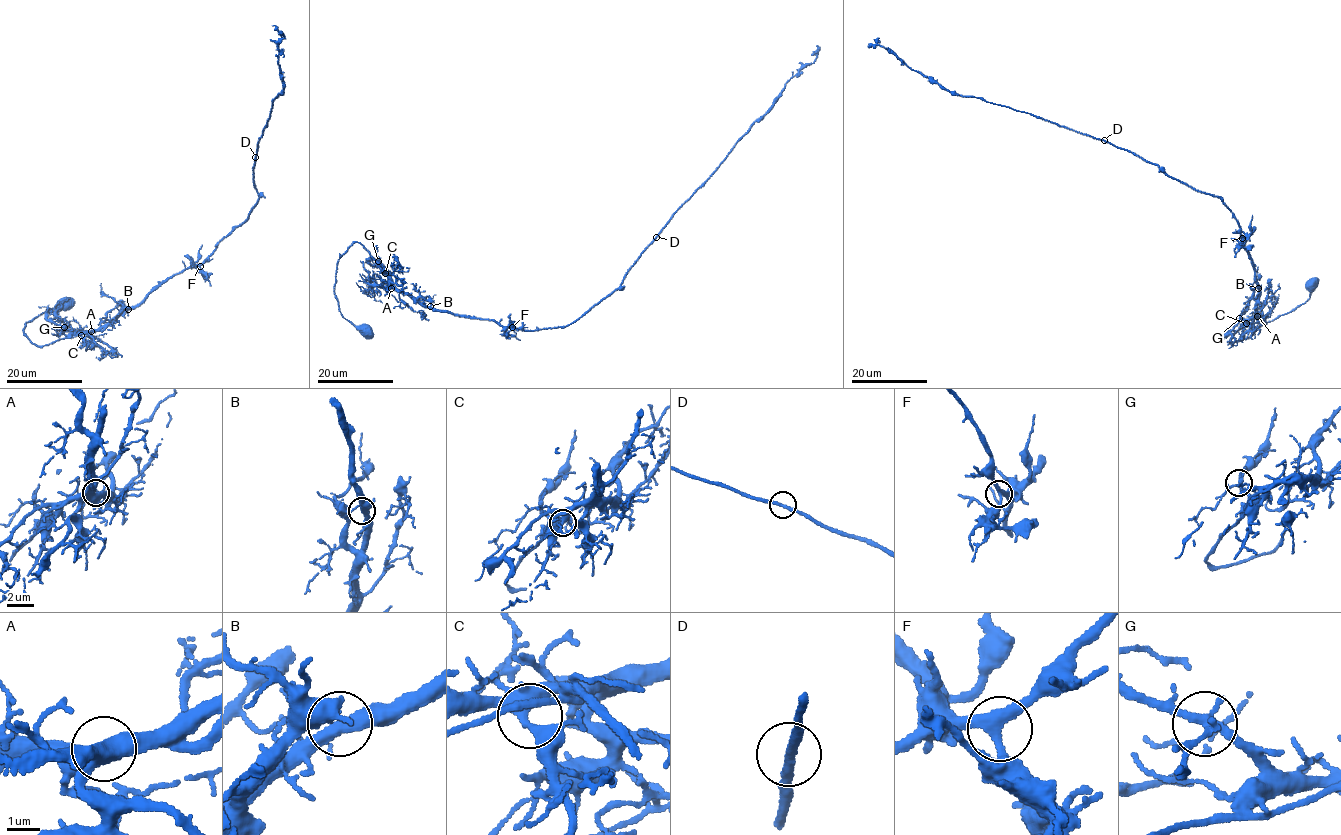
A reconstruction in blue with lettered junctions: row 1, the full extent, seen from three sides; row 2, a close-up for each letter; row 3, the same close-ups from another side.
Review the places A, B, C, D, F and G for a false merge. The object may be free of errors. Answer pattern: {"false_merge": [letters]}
{"false_merge": []}

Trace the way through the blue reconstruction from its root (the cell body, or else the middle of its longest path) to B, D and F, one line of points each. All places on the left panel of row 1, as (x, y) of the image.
B: (65, 304), (25, 323), (23, 329), (32, 343), (47, 345), (73, 334), (92, 333), (128, 309)
D: (65, 304), (25, 323), (32, 343), (92, 333), (201, 265), (256, 205), (255, 157)
F: (65, 304), (25, 323), (23, 329), (32, 343), (47, 345), (92, 333), (135, 308), (174, 275), (200, 266)

